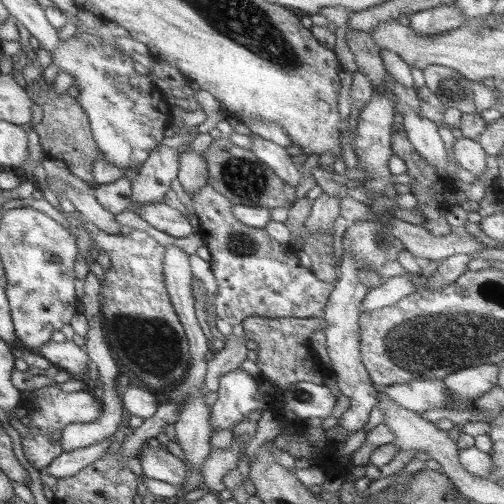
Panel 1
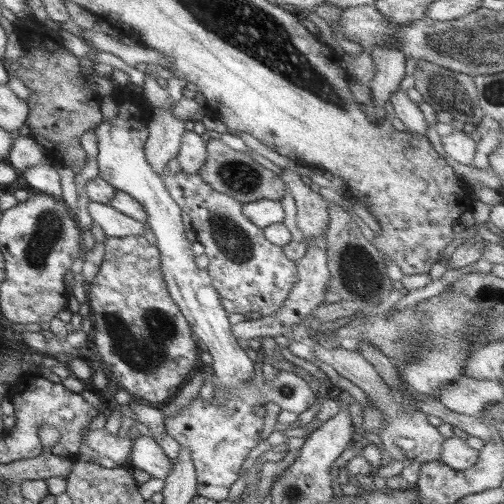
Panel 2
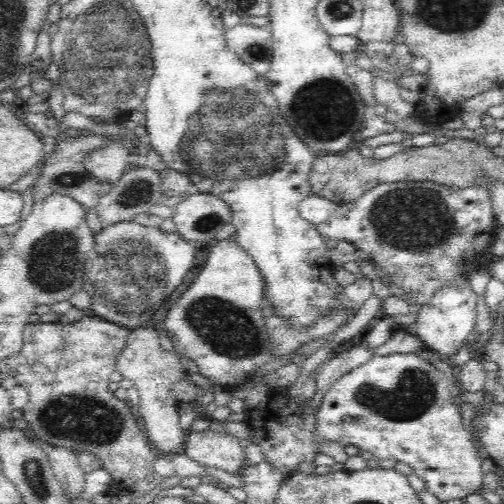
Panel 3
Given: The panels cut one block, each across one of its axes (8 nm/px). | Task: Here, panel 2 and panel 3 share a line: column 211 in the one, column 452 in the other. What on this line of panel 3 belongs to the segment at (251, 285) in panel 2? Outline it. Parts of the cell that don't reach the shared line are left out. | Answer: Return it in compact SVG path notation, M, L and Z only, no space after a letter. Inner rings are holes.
M394 182L382 184L374 190L368 190L362 198L350 204L342 204L330 216L328 222L316 226L320 236L328 246L346 242L354 244L358 254L368 256L370 262L376 262L392 276L392 282L410 294L416 306L426 306L446 286L454 284L458 276L464 276L464 282L472 282L472 272L482 272L492 280L492 262L498 258L492 254L492 244L498 238L498 224L494 216L492 196L480 186L468 186L464 190L452 190L450 186L440 186L436 182Z

